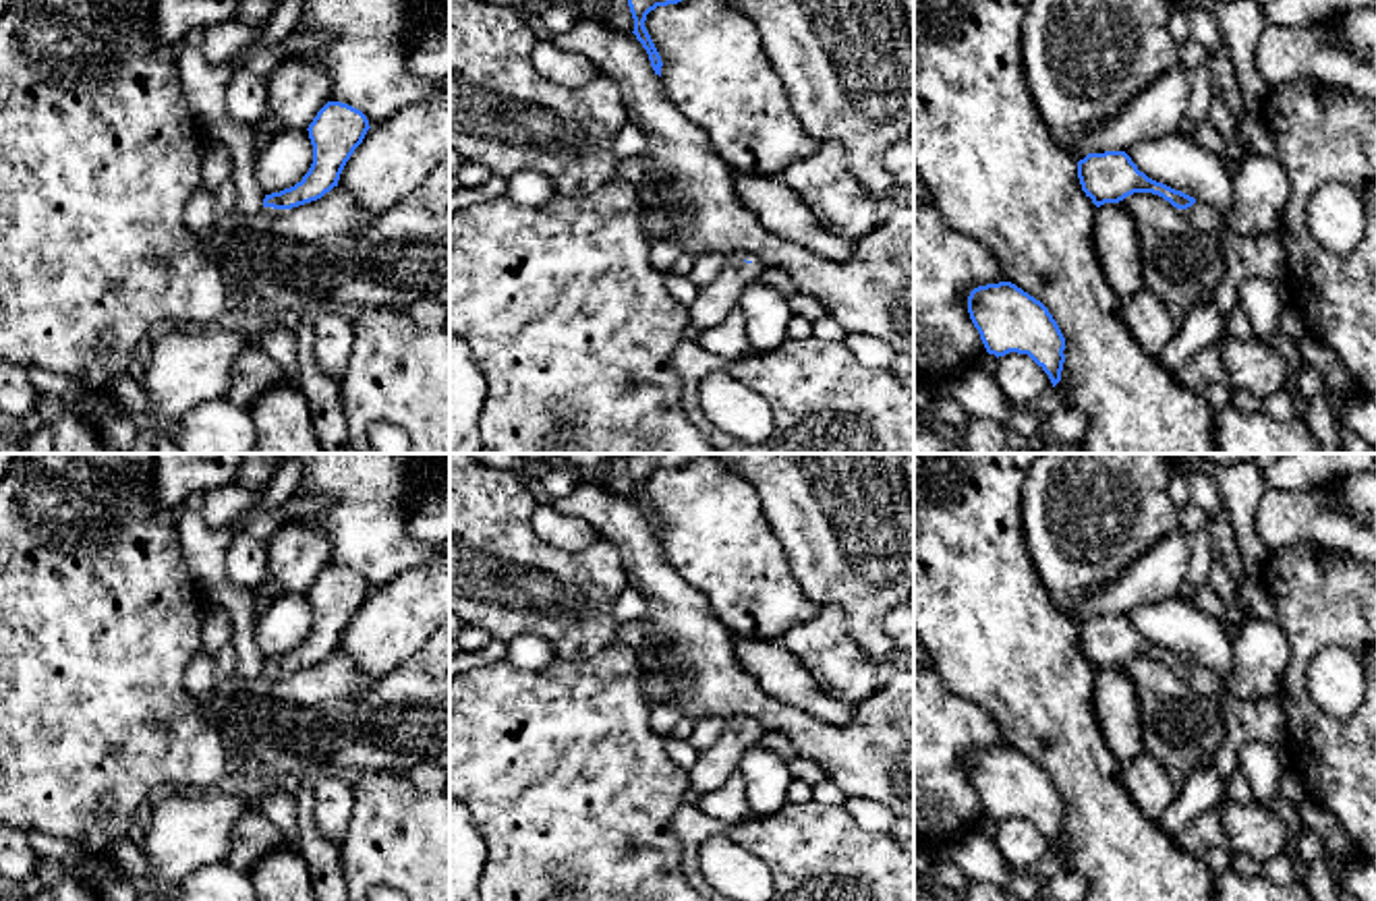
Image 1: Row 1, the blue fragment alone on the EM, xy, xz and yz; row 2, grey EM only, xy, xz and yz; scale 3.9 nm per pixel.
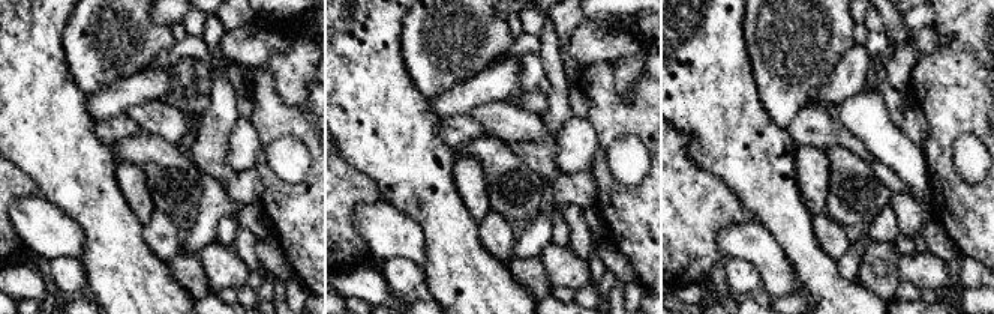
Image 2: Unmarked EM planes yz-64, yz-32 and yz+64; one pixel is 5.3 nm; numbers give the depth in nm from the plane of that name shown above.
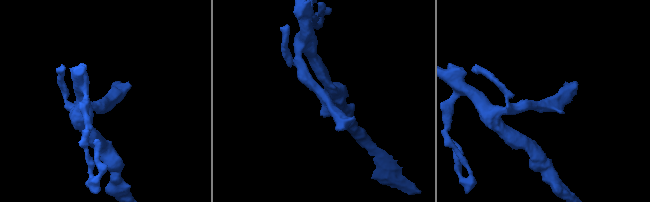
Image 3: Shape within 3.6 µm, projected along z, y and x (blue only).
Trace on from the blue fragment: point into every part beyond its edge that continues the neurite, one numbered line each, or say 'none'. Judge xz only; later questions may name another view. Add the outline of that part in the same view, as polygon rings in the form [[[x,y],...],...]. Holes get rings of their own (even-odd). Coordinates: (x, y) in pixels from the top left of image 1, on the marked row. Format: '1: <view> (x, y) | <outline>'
1: xz (713, 303) | [[[740,255],[729,257],[719,278],[707,288],[700,288],[688,307],[690,323],[700,331],[719,325],[738,309],[742,290],[761,280],[761,273],[761,265],[746,263]]]

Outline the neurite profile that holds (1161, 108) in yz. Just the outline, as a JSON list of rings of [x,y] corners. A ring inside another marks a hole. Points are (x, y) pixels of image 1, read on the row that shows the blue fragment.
[[[1175,64],[1119,114],[1086,130],[1069,153],[1080,157],[1123,151],[1136,143],[1179,133],[1187,124],[1189,95],[1189,70]]]

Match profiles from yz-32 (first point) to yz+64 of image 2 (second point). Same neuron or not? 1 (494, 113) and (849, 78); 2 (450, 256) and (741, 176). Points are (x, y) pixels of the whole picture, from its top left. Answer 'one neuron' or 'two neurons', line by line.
1: two neurons
2: one neuron

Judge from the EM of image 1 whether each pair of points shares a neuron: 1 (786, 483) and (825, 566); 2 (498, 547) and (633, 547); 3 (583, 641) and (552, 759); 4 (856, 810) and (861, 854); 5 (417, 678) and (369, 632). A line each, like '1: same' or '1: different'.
1: same
2: different
3: different
4: different
5: different

